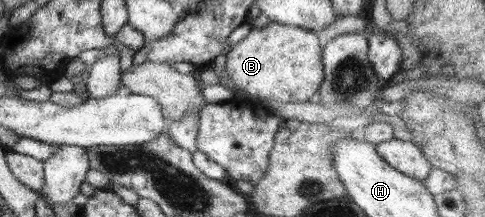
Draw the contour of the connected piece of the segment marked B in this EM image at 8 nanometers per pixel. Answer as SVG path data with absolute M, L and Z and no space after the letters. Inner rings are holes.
M269 22L261 28L252 28L243 41L233 46L226 55L225 73L246 97L261 103L309 102L323 83L322 48L316 32L279 22Z

